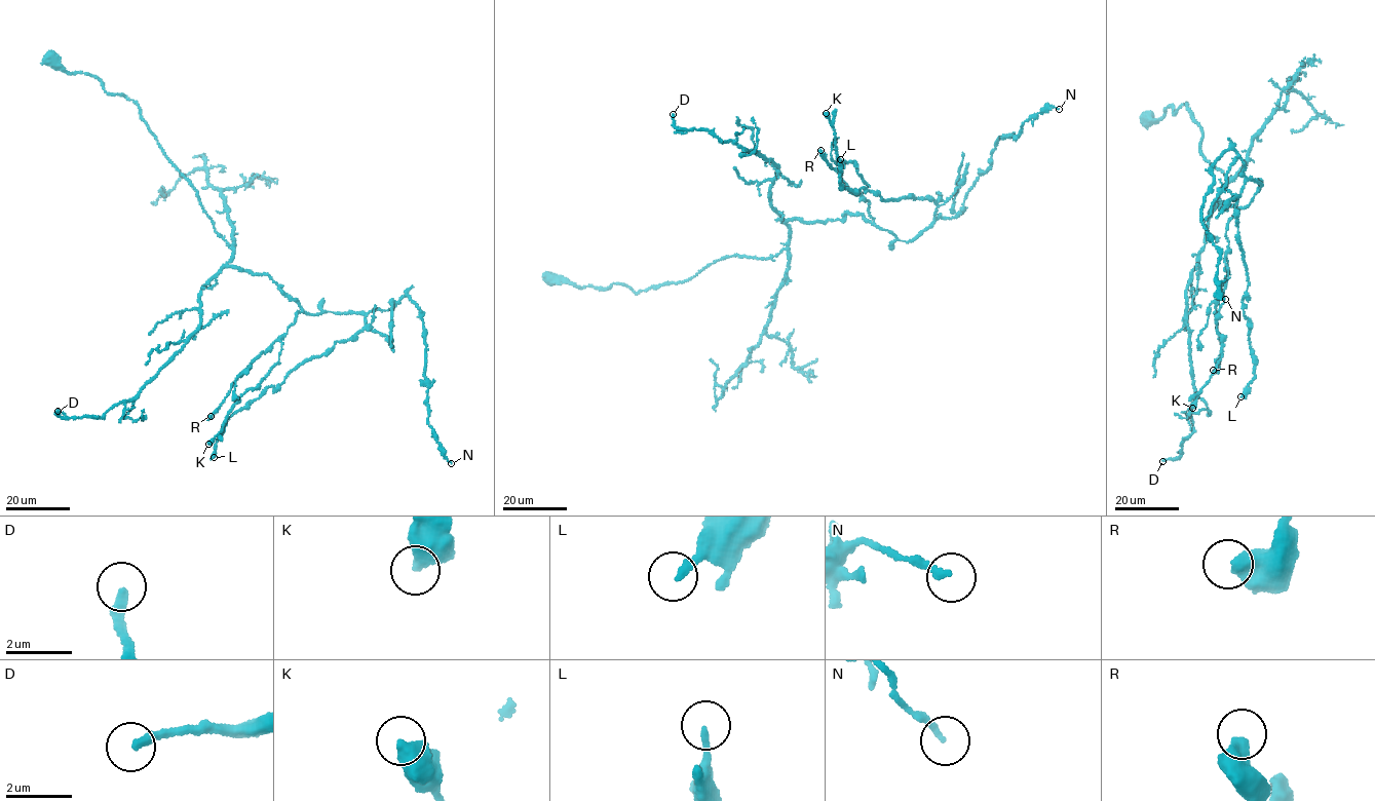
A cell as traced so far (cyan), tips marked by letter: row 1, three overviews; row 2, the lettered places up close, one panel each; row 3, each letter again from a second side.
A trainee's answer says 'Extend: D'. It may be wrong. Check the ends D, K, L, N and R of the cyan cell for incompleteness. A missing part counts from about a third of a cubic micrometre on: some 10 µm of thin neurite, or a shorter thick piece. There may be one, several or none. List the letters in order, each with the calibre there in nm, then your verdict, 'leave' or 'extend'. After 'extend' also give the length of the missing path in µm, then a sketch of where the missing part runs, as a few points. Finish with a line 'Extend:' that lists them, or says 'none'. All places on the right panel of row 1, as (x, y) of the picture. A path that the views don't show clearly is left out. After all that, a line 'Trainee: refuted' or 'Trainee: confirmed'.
D: 280 nm | extend | 35 µm | (1162, 461), (1138, 474), (1132, 473), (1120, 464), (1118, 446), (1113, 436)
K: 500 nm | leave
L: 190 nm | leave
N: 190 nm | leave
R: 480 nm | leave
Extend: D
Trainee: confirmed

